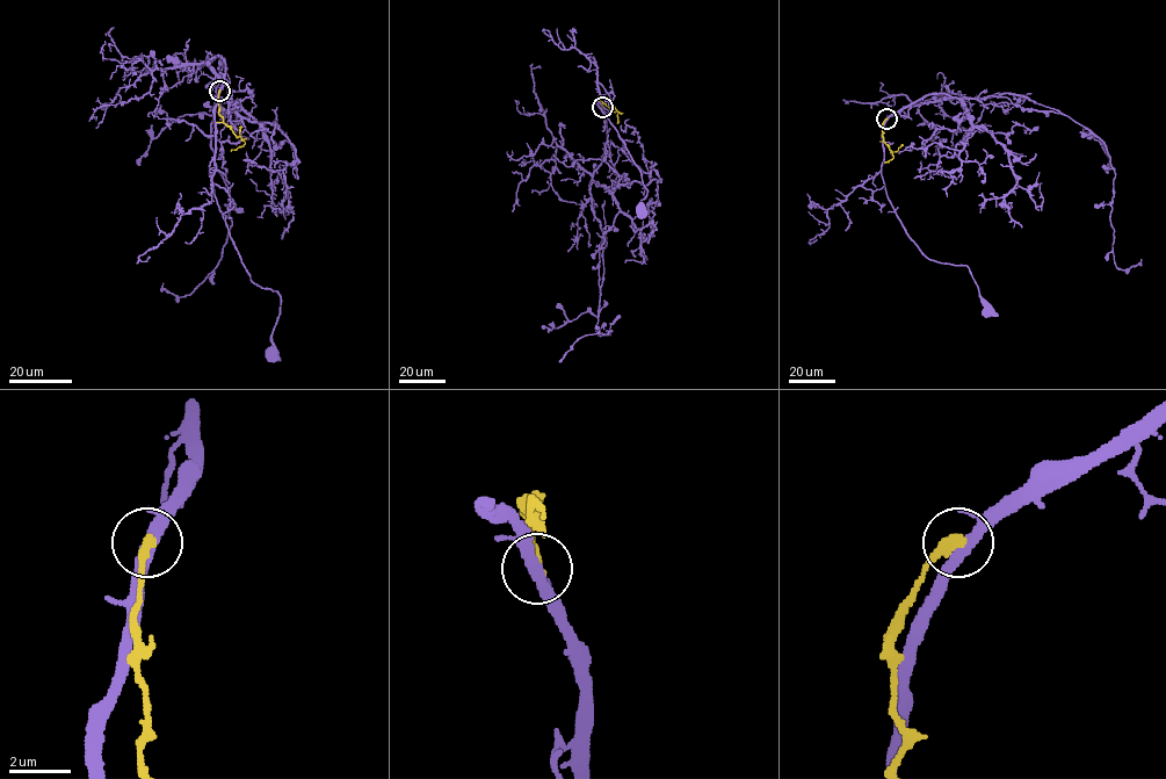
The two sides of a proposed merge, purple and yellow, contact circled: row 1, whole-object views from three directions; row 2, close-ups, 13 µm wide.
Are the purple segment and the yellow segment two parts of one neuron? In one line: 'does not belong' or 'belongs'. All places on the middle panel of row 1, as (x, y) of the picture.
does not belong

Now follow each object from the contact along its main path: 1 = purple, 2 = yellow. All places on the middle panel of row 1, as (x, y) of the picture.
1: (602, 107), (595, 102), (641, 172), (647, 189), (641, 202), (643, 207)
2: (602, 107), (601, 102), (621, 114), (610, 105)

